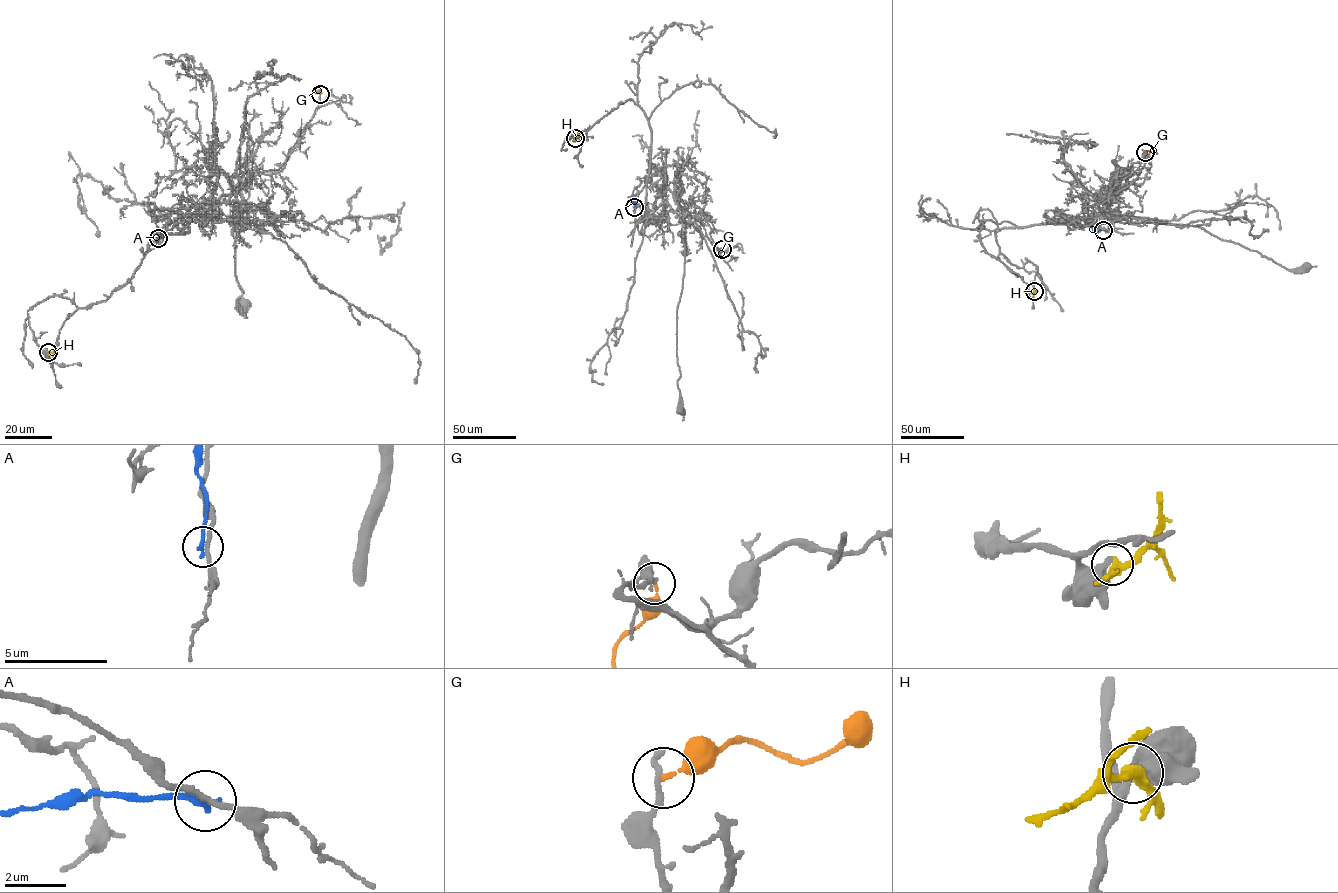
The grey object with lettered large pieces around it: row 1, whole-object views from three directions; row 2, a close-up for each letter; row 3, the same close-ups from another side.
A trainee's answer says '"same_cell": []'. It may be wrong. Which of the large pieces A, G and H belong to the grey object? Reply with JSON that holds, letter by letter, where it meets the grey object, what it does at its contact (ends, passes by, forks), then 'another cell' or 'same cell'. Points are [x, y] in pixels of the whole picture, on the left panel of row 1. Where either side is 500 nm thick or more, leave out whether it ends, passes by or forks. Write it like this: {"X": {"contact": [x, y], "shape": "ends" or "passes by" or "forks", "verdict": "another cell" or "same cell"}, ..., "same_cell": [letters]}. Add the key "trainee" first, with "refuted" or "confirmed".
{"trainee": "confirmed", "A": {"contact": [158, 238], "shape": "ends", "verdict": "another cell"}, "G": {"contact": [320, 94], "shape": "ends", "verdict": "another cell"}, "H": {"contact": [48, 352], "verdict": "another cell"}, "same_cell": []}

